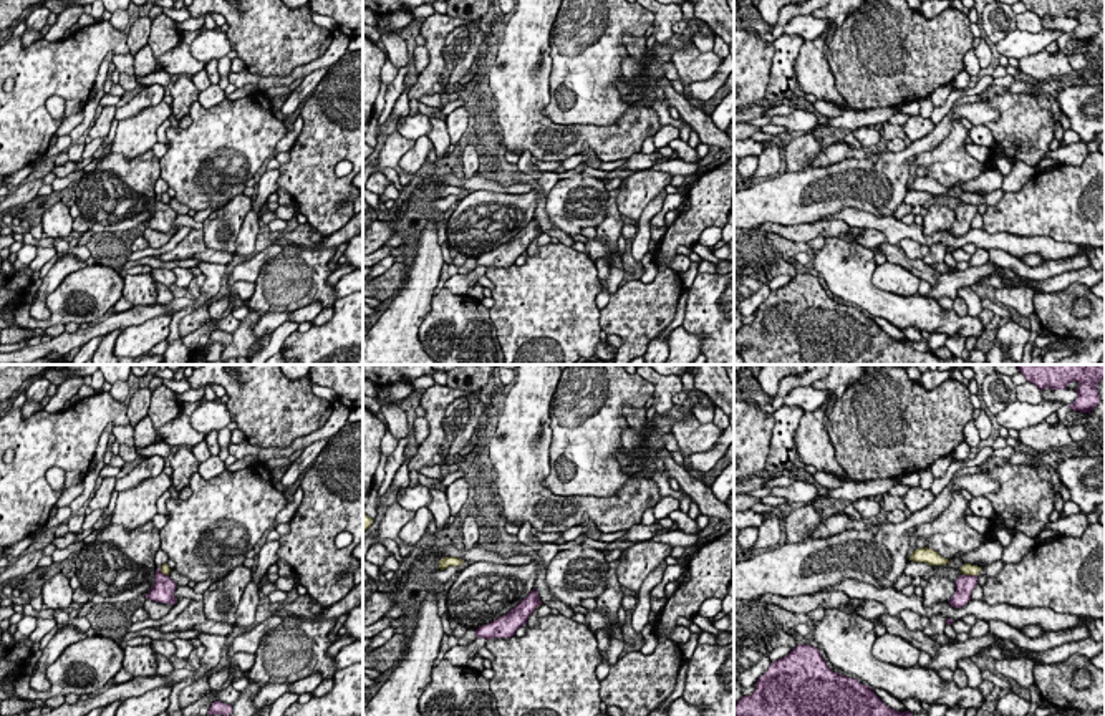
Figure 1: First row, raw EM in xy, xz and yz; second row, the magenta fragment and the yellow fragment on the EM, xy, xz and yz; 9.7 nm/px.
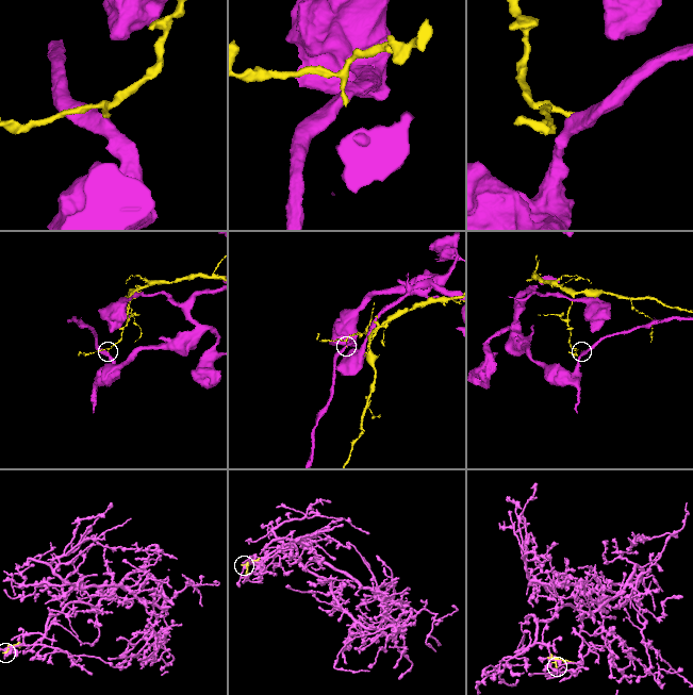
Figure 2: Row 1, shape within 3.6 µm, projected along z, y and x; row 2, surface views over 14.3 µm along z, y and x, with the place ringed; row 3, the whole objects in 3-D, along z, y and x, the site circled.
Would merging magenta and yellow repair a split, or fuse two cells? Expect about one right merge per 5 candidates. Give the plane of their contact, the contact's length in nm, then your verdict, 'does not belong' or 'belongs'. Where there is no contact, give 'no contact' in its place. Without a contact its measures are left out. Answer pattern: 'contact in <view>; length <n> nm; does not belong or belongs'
contact in yz; length 130 nm; does not belong

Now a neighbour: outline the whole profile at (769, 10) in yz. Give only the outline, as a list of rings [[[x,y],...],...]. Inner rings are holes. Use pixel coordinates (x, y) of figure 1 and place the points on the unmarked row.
[[[759,0],[757,10],[767,25],[775,25],[779,20],[779,13],[785,5],[799,5],[805,0]]]

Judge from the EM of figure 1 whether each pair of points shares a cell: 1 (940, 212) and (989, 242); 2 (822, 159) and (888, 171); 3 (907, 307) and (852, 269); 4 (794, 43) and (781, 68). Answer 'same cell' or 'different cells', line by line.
1: different cells
2: different cells
3: same cell
4: same cell

